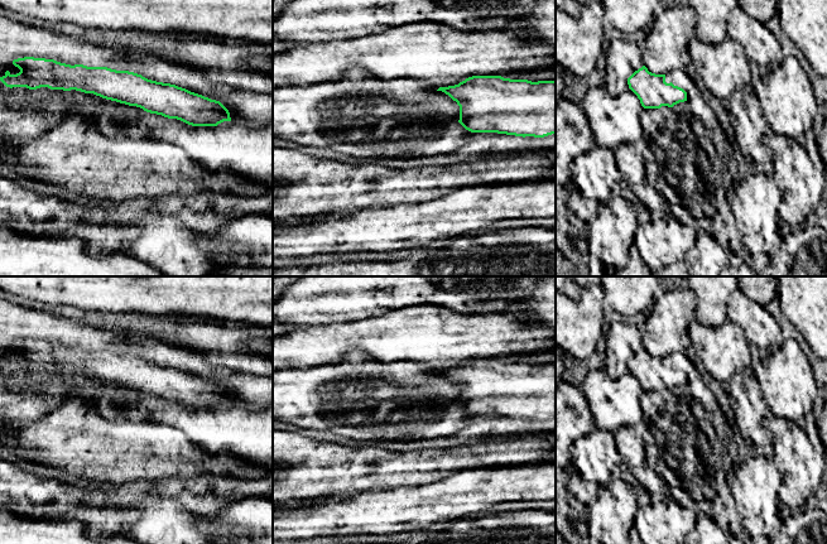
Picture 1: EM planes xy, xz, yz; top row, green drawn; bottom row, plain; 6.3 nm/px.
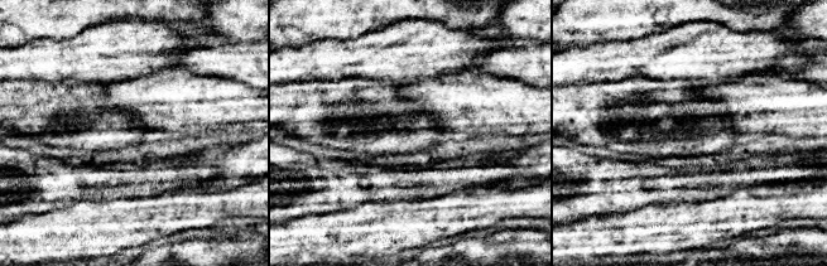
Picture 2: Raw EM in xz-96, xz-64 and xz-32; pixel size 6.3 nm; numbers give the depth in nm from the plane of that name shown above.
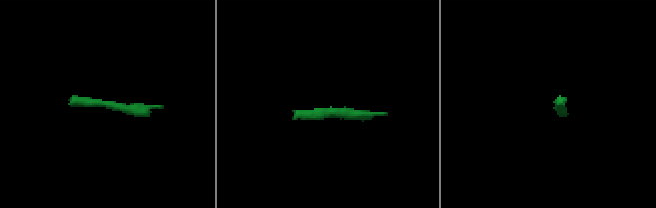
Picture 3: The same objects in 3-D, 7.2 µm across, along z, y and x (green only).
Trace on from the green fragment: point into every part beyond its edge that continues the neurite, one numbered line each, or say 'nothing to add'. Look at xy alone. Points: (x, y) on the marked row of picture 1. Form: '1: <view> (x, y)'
nothing to add

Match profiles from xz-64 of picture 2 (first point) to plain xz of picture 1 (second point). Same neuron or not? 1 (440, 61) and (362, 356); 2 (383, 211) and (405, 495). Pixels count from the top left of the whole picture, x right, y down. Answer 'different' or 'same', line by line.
1: different
2: same

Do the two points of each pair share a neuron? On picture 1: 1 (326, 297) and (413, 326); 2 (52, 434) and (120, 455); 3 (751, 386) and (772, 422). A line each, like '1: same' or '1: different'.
1: different
2: same
3: different

